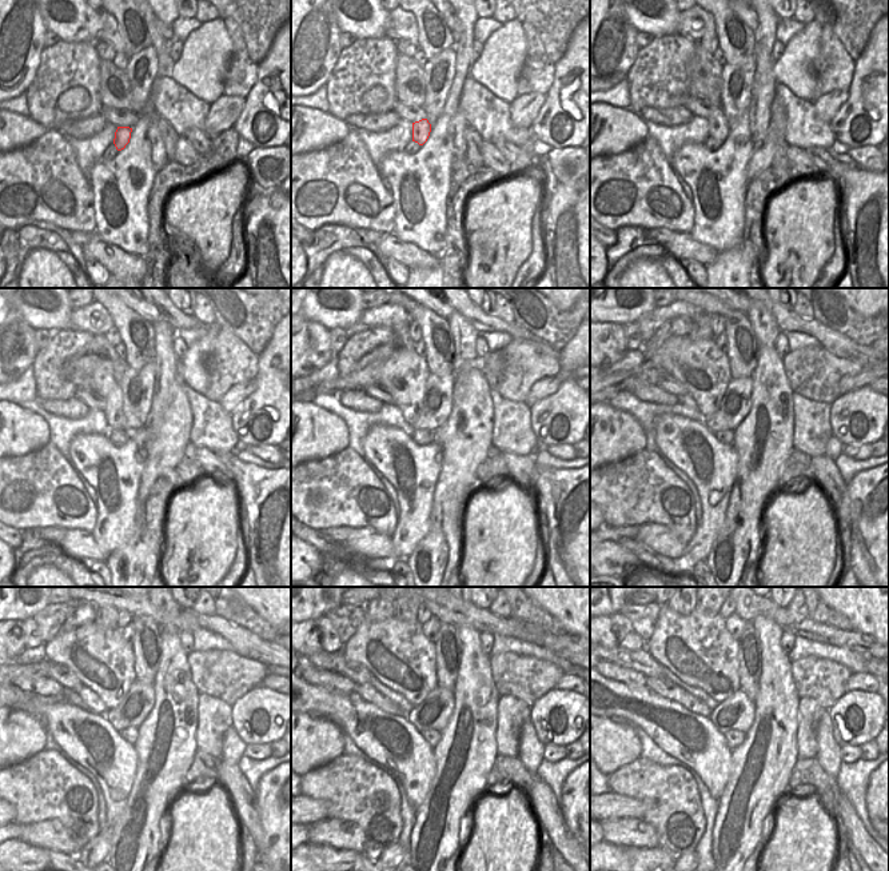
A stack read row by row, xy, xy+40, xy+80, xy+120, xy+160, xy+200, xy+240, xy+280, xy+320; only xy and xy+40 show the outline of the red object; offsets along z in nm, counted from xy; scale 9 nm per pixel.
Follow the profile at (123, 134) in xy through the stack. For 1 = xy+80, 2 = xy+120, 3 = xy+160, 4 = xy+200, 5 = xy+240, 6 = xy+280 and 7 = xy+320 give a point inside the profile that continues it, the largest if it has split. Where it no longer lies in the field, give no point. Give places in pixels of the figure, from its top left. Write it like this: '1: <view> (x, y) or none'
1: xy+80 (718, 128)
2: xy+120 (87, 371)
3: xy+160 (403, 372)
4: xy+200 (700, 366)
5: xy+240 (104, 662)
6: xy+280 (399, 656)
7: xy+320 (697, 648)

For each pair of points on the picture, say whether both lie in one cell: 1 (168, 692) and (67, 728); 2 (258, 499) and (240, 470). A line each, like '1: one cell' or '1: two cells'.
1: two cells
2: one cell

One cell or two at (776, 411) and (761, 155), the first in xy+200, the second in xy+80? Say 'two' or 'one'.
one

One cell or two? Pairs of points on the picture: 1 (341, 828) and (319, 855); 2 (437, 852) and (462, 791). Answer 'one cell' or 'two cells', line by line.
1: two cells
2: one cell

